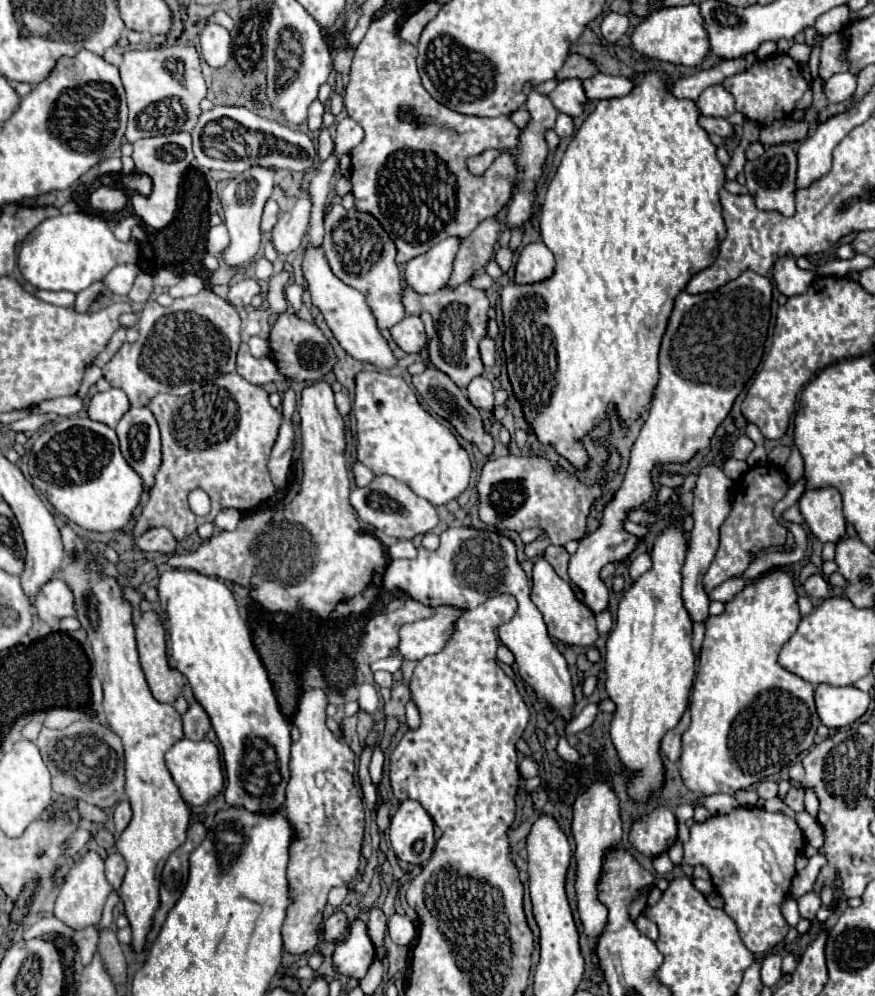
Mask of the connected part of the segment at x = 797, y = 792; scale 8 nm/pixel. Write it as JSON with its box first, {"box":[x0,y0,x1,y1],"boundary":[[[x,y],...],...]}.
{"box":[785,784,805,812],"boundary":[[[801,784],[791,786],[791,790],[789,790],[787,796],[785,796],[785,804],[791,806],[791,810],[795,810],[795,812],[803,812],[803,810],[805,810],[805,804],[803,804],[803,788],[801,788]]]}

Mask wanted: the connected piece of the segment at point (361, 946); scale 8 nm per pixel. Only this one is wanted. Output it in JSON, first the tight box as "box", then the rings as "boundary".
{"box":[333,920,375,978],"boundary":[[[355,920],[349,928],[347,938],[337,944],[337,950],[333,954],[337,970],[347,976],[363,978],[373,958],[375,946],[367,934],[367,926],[361,920]]]}

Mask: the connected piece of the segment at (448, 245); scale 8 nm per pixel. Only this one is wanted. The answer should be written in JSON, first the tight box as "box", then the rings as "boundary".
{"box":[405,236,461,294],"boundary":[[[459,236],[445,238],[435,244],[429,252],[407,262],[405,280],[419,294],[433,294],[441,290],[453,272],[453,260],[457,256],[457,248],[461,246]]]}

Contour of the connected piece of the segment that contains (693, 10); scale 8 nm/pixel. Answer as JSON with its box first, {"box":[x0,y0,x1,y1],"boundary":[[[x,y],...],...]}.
{"box":[631,4,709,66],"boundary":[[[697,4],[677,6],[677,8],[657,8],[653,16],[647,16],[631,34],[631,46],[643,56],[683,64],[683,66],[699,66],[703,58],[709,54],[709,38],[703,28],[703,18],[699,14]]]}

